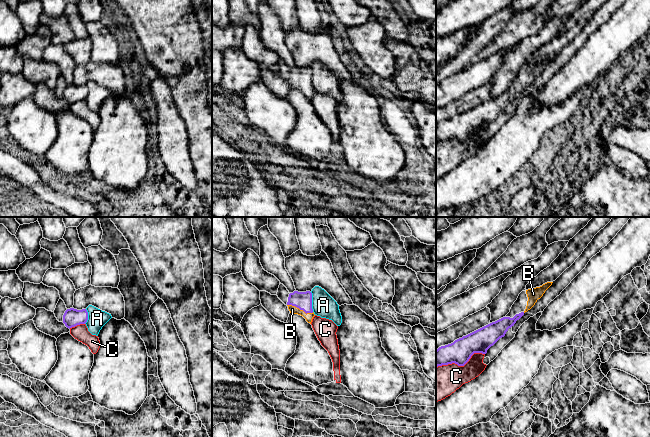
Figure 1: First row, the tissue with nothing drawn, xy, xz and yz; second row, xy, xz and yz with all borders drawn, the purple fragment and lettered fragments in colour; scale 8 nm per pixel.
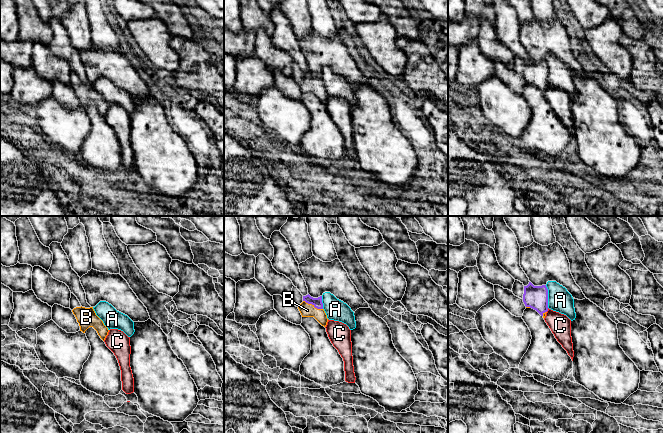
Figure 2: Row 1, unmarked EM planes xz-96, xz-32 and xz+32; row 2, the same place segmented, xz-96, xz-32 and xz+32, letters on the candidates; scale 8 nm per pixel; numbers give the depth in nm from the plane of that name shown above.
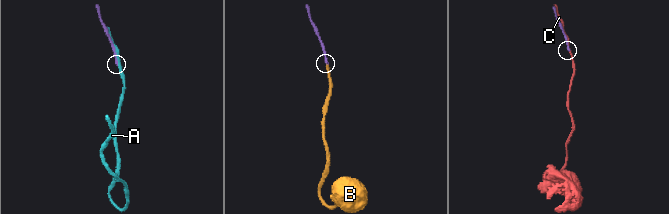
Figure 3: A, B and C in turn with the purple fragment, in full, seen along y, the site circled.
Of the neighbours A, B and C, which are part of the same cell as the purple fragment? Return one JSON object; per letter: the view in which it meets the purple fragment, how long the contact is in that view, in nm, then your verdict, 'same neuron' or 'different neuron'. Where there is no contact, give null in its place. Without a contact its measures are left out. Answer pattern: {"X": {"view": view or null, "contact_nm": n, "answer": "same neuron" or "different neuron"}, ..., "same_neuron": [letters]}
{"A": {"view": "xz", "contact_nm": 160, "answer": "different neuron"}, "B": {"view": "xz", "contact_nm": 220, "answer": "same neuron"}, "C": {"view": "yz", "contact_nm": 400, "answer": "different neuron"}, "same_neuron": ["B"]}

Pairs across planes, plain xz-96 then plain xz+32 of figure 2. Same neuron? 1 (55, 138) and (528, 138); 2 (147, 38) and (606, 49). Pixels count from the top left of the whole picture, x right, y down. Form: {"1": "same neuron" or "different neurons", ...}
{"1": "different neurons", "2": "same neuron"}

